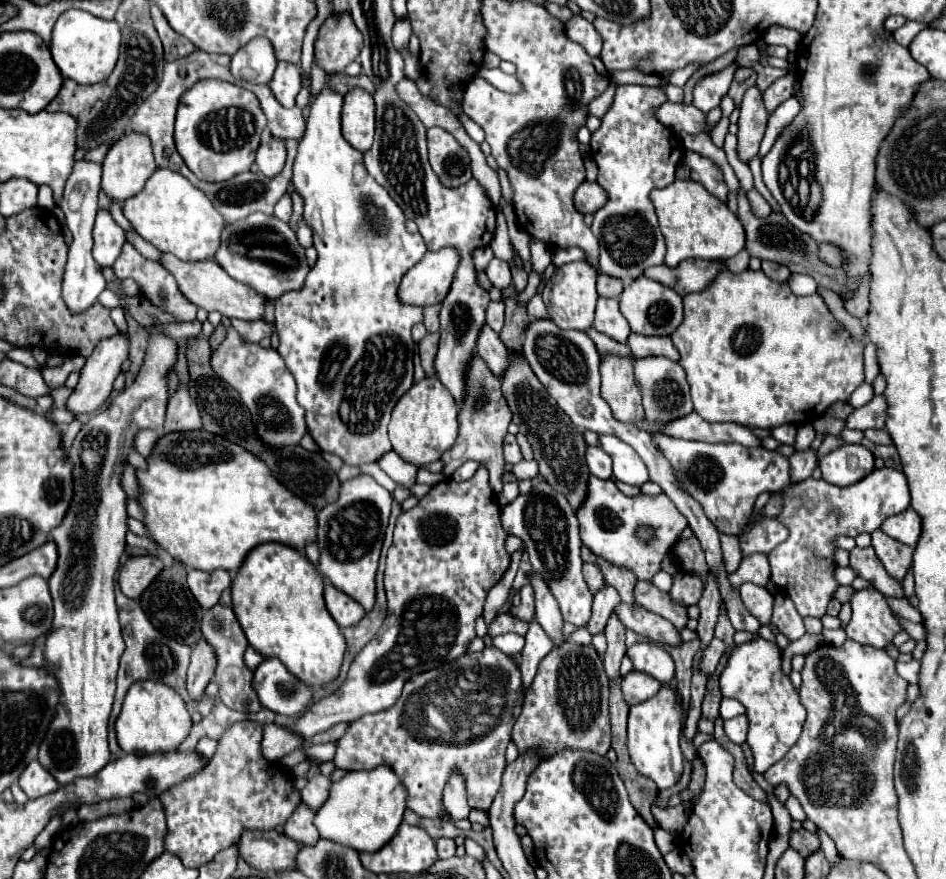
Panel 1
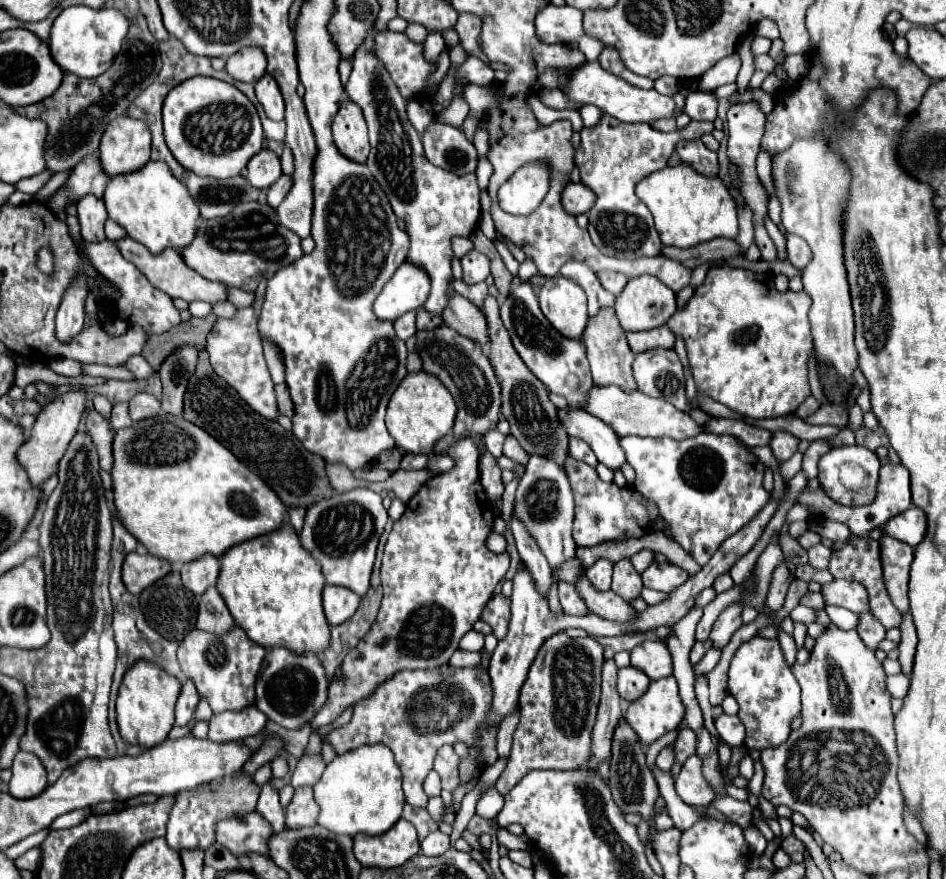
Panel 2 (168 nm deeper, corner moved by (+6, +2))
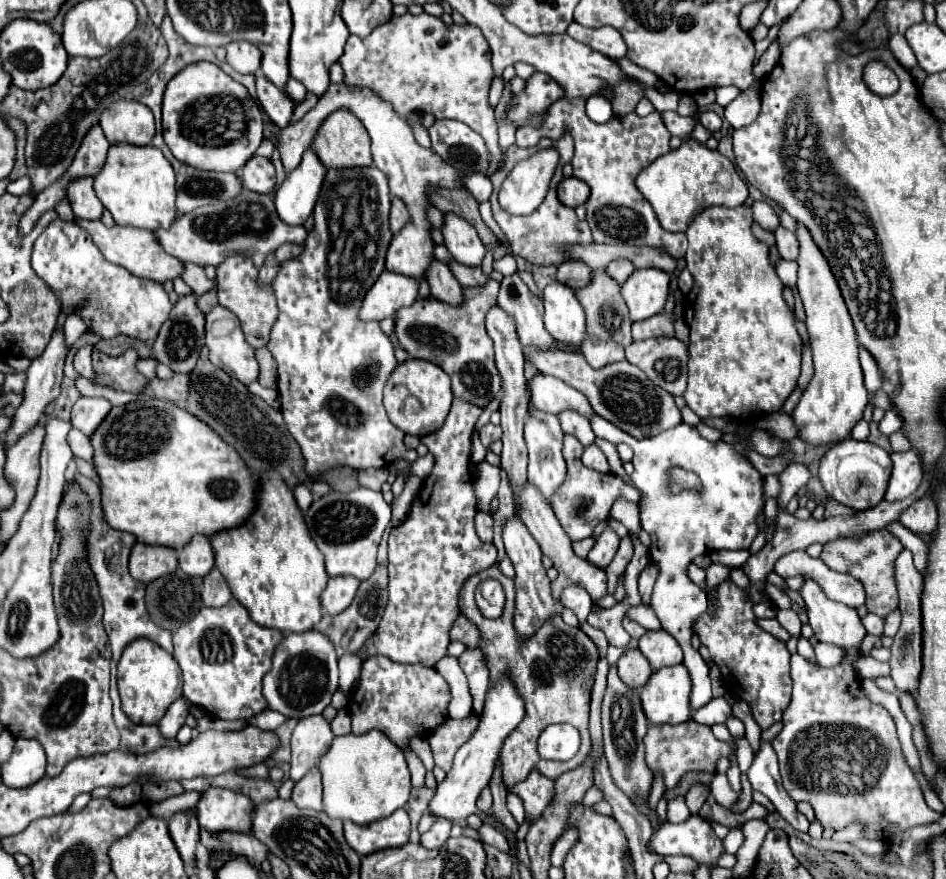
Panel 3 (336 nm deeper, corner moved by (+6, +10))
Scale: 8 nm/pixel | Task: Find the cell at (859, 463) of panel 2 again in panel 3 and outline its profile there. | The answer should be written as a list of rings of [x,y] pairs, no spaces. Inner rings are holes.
[[[845,439],[837,445],[833,445],[823,457],[821,457],[821,467],[819,467],[819,477],[829,493],[829,497],[837,499],[839,503],[863,511],[869,507],[875,507],[883,501],[887,483],[891,477],[891,459],[889,453],[869,441],[855,441],[855,439]]]

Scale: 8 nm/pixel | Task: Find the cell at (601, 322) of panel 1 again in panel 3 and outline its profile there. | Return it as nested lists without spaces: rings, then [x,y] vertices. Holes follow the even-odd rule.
[[[565,261],[557,267],[557,281],[567,285],[567,287],[581,287],[585,283],[589,283],[589,273],[591,269],[585,267],[585,263],[577,263],[577,261]]]

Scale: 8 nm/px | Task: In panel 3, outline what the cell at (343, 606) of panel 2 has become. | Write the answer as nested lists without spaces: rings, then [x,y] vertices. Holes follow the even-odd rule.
[[[349,575],[329,577],[327,587],[321,593],[321,605],[325,613],[339,615],[341,611],[345,611],[345,607],[349,607],[349,603],[353,601],[357,587],[359,587],[359,579],[353,579]]]

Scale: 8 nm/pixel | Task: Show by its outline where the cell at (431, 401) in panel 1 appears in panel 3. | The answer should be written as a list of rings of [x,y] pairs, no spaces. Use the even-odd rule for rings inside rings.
[[[407,359],[405,363],[397,365],[383,391],[383,403],[389,419],[403,433],[417,437],[429,435],[441,427],[441,423],[447,419],[451,401],[453,393],[449,375],[439,365],[429,363],[425,359]]]

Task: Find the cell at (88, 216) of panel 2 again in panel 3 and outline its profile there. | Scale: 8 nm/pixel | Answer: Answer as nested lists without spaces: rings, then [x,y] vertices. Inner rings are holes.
[[[79,177],[67,185],[67,201],[73,207],[75,217],[81,219],[99,219],[103,205],[99,203],[93,191],[93,177]]]

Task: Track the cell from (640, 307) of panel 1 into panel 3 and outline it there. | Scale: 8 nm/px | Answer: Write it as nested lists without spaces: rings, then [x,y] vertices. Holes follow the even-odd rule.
[[[635,269],[633,275],[623,283],[621,293],[631,311],[631,321],[643,321],[657,313],[663,313],[669,275],[661,269]]]

